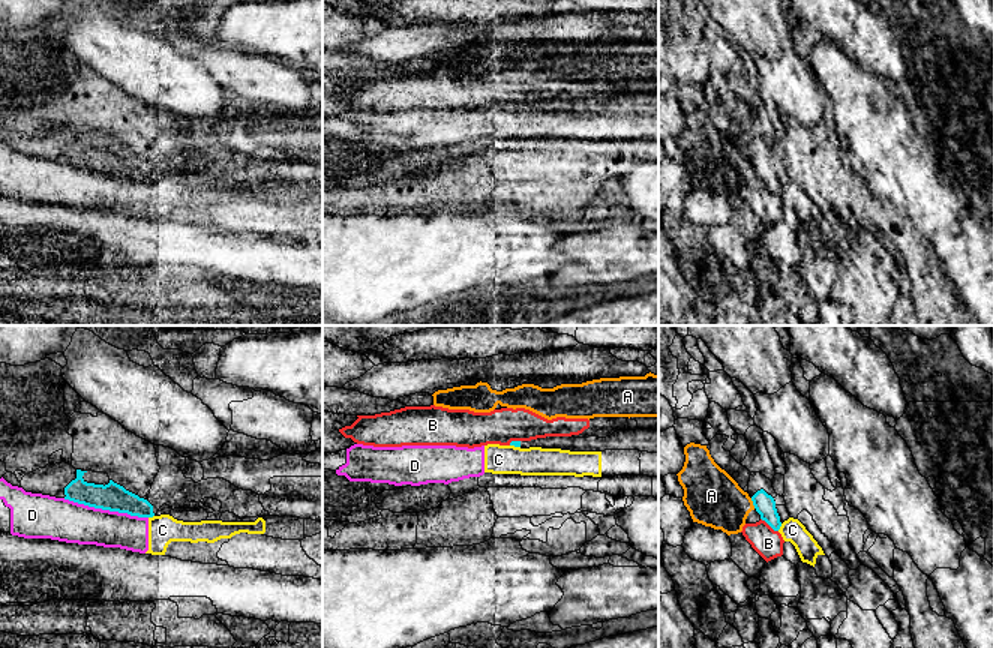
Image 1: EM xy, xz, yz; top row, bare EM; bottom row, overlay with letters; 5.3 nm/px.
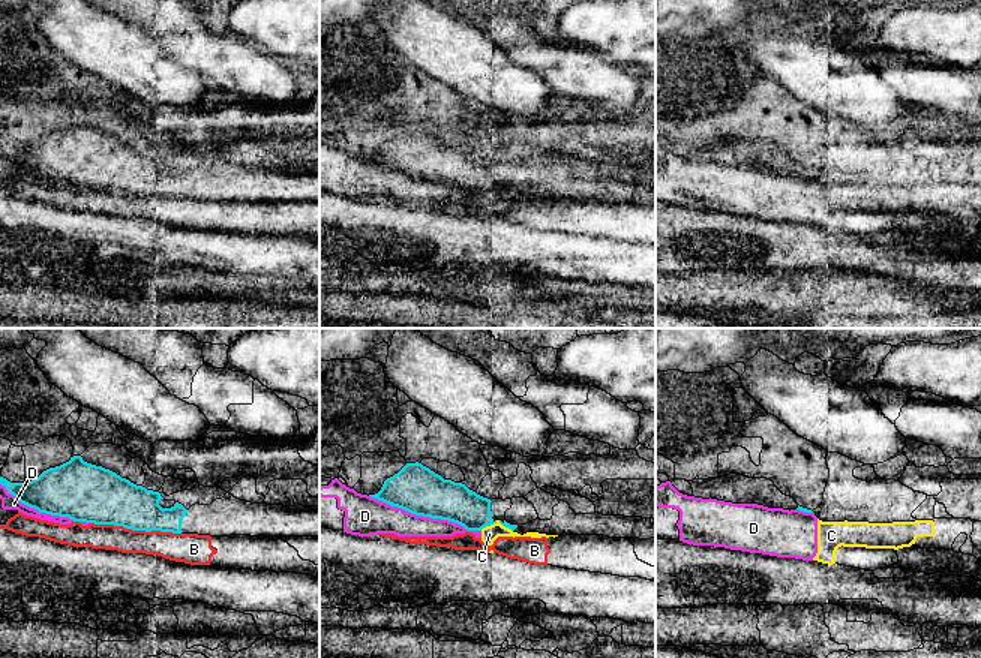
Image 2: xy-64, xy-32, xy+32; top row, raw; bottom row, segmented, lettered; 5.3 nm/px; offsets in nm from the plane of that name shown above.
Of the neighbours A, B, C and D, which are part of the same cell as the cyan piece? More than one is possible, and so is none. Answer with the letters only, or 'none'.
none

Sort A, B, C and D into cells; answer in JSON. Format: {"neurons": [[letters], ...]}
{"neurons": [["A"], ["B"], ["C", "D"]]}

